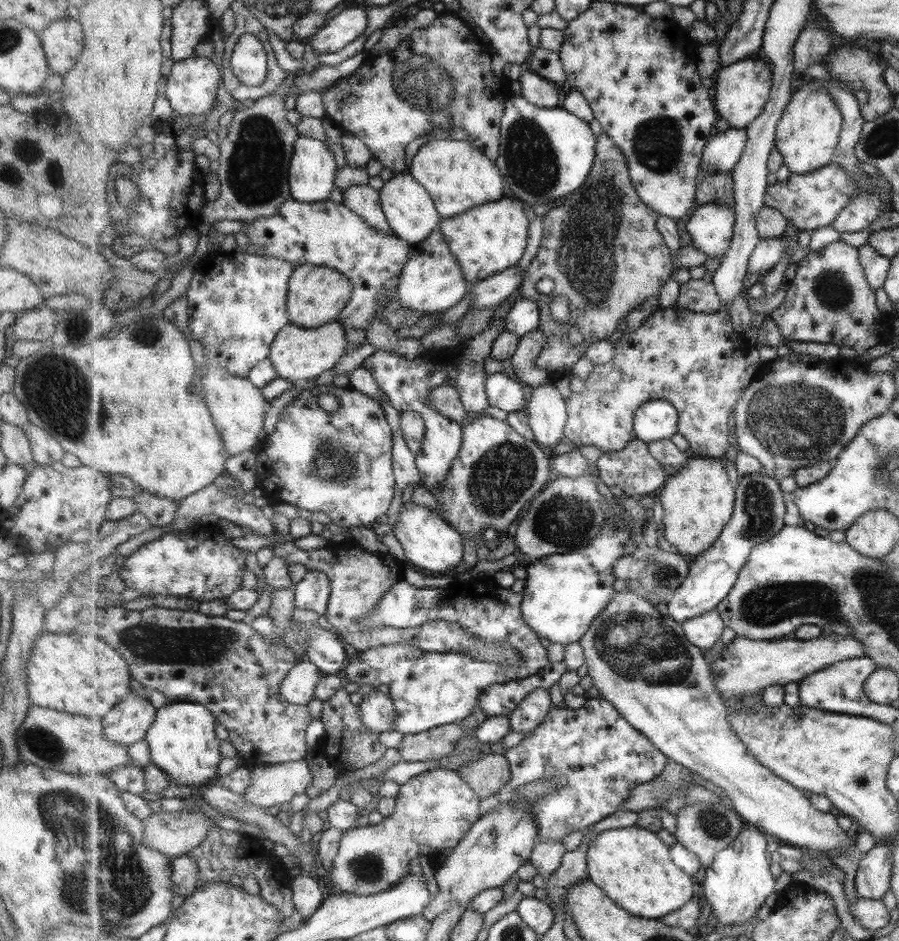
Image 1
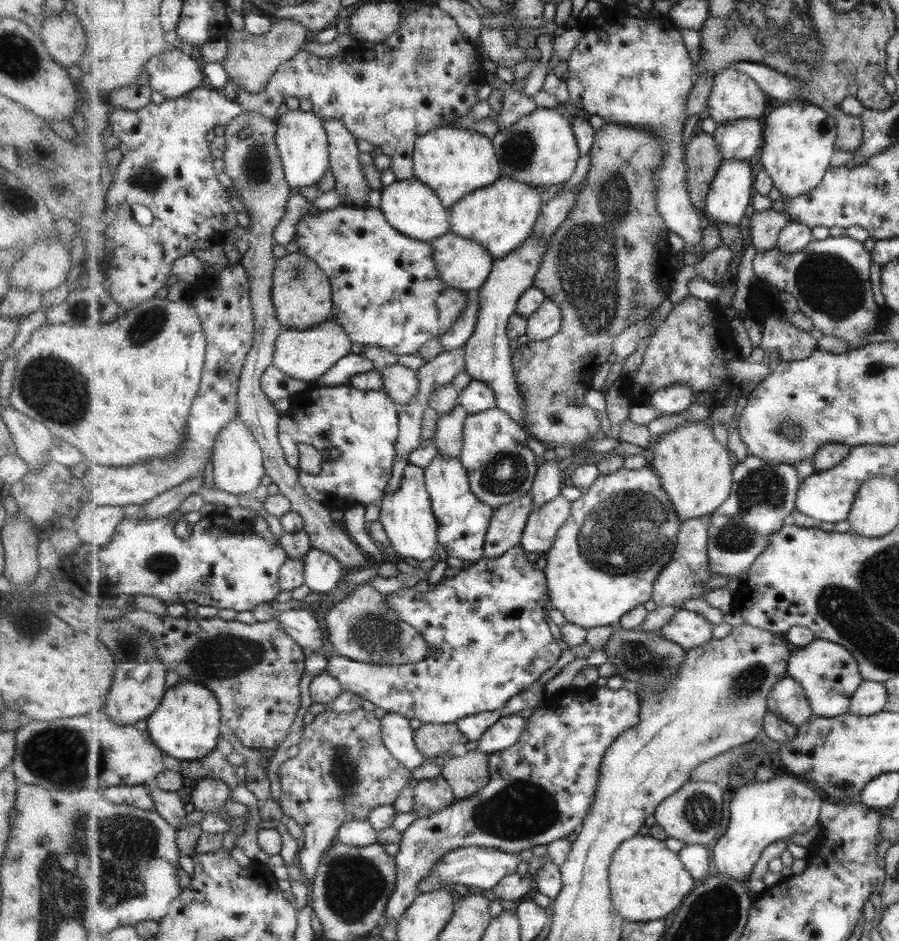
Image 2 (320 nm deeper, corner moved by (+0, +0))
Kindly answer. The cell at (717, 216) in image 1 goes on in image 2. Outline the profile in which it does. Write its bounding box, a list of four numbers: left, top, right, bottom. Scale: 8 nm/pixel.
[705,159,756,226]

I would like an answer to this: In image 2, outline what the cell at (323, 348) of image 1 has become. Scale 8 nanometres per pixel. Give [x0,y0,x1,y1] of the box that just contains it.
[273,318,353,384]

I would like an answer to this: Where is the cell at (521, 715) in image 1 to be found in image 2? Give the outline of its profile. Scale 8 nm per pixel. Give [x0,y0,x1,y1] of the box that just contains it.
[478,716,527,754]

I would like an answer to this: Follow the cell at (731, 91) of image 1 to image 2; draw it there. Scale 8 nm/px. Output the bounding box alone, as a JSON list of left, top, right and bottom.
[708,66,765,126]

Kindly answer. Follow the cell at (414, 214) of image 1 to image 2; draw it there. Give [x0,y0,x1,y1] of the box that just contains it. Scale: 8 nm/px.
[379,177,451,244]

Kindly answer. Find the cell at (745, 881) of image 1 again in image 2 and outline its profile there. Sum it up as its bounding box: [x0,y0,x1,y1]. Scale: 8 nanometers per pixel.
[714,774,825,880]

